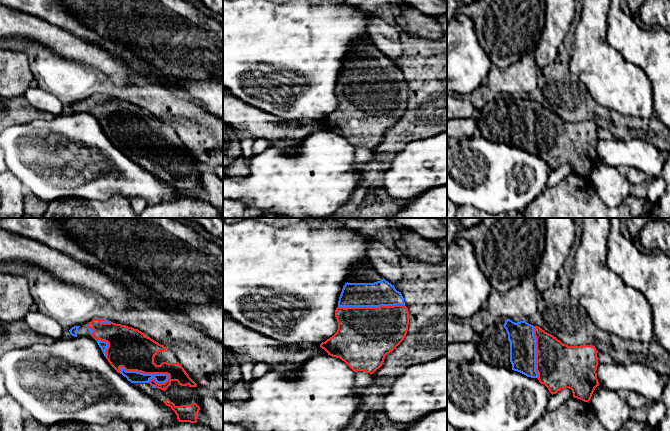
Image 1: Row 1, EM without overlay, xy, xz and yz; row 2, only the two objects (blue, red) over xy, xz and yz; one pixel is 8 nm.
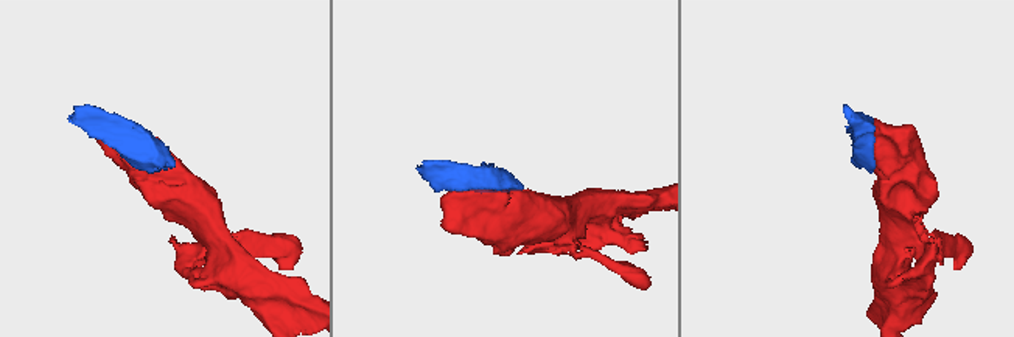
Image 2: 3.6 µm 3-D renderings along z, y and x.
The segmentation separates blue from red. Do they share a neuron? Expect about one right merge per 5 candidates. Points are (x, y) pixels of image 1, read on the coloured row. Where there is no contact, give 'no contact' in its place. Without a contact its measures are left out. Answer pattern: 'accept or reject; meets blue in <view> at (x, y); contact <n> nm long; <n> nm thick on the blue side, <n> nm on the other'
accept; meets blue in xy at (143, 373); contact 420 nm long; 100 nm thick on the blue side, 320 nm on the other

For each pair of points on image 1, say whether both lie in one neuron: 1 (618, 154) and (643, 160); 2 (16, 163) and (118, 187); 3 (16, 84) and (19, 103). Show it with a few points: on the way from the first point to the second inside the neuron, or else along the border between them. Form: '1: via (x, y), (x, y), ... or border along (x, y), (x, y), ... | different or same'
1: via (624, 154), (637, 154) | same
2: via (41, 189), (46, 192), (92, 191) | same
3: border along (22, 97), (10, 99) | different

